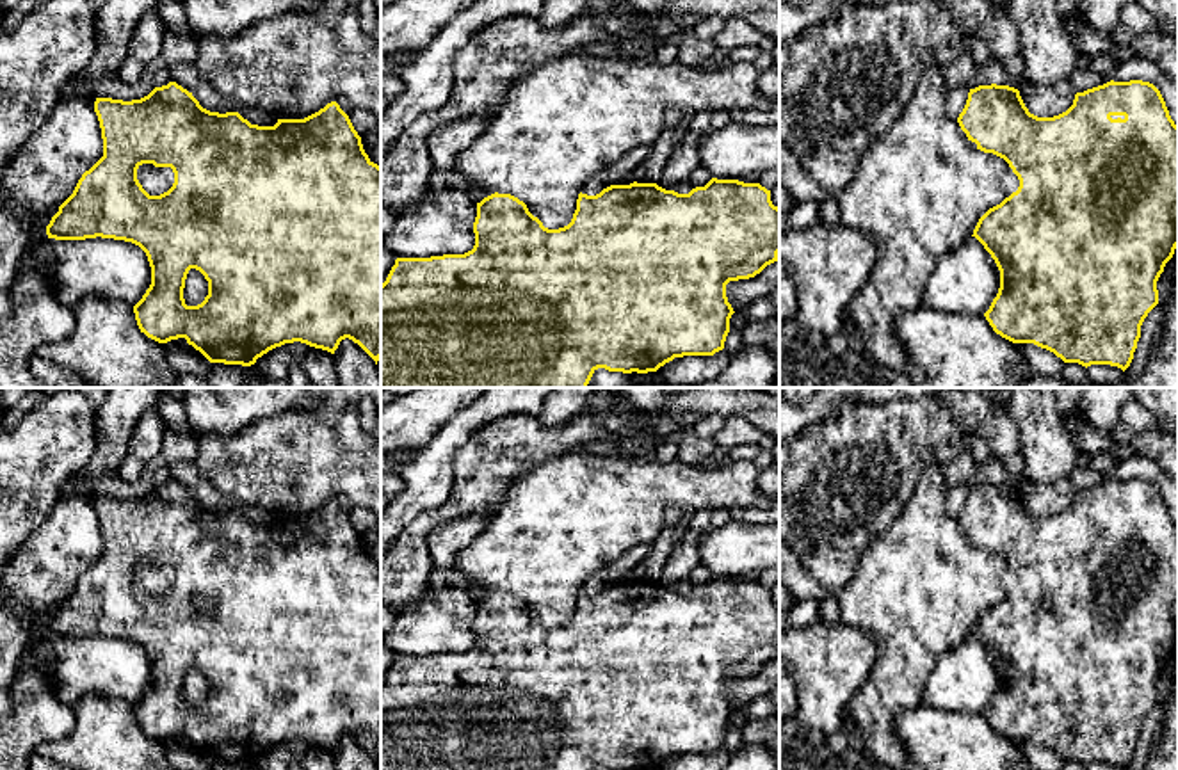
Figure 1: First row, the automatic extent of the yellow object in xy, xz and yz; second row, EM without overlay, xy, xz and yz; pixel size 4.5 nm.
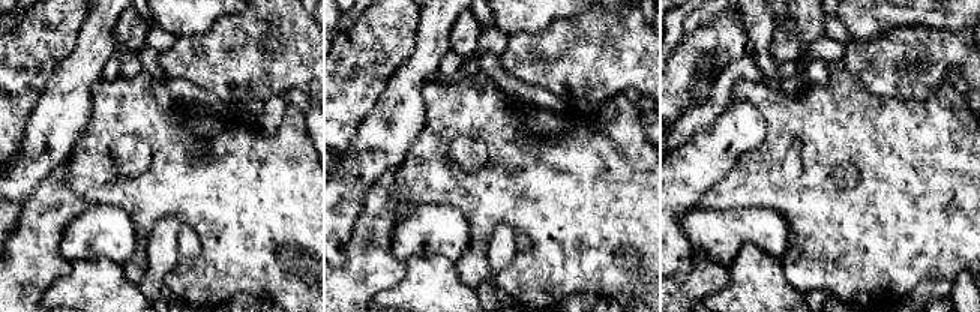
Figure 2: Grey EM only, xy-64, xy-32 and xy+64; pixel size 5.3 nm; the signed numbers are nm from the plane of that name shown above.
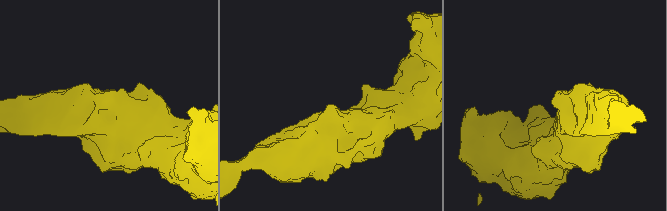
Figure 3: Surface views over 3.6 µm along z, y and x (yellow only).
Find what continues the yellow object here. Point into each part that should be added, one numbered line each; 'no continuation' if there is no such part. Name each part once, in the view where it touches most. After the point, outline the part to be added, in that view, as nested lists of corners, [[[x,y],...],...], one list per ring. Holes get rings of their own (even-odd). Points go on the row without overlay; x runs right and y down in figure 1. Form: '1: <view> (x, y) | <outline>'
1: xy (155, 578) | [[[142,562],[137,567],[137,578],[149,594],[160,594],[173,585],[174,571],[171,565],[155,565],[153,562]]]

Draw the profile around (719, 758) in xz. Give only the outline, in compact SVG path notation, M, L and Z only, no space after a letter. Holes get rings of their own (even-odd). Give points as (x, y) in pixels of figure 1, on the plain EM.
M724 747L714 754L683 754L660 765L657 770L722 770L731 759Z

